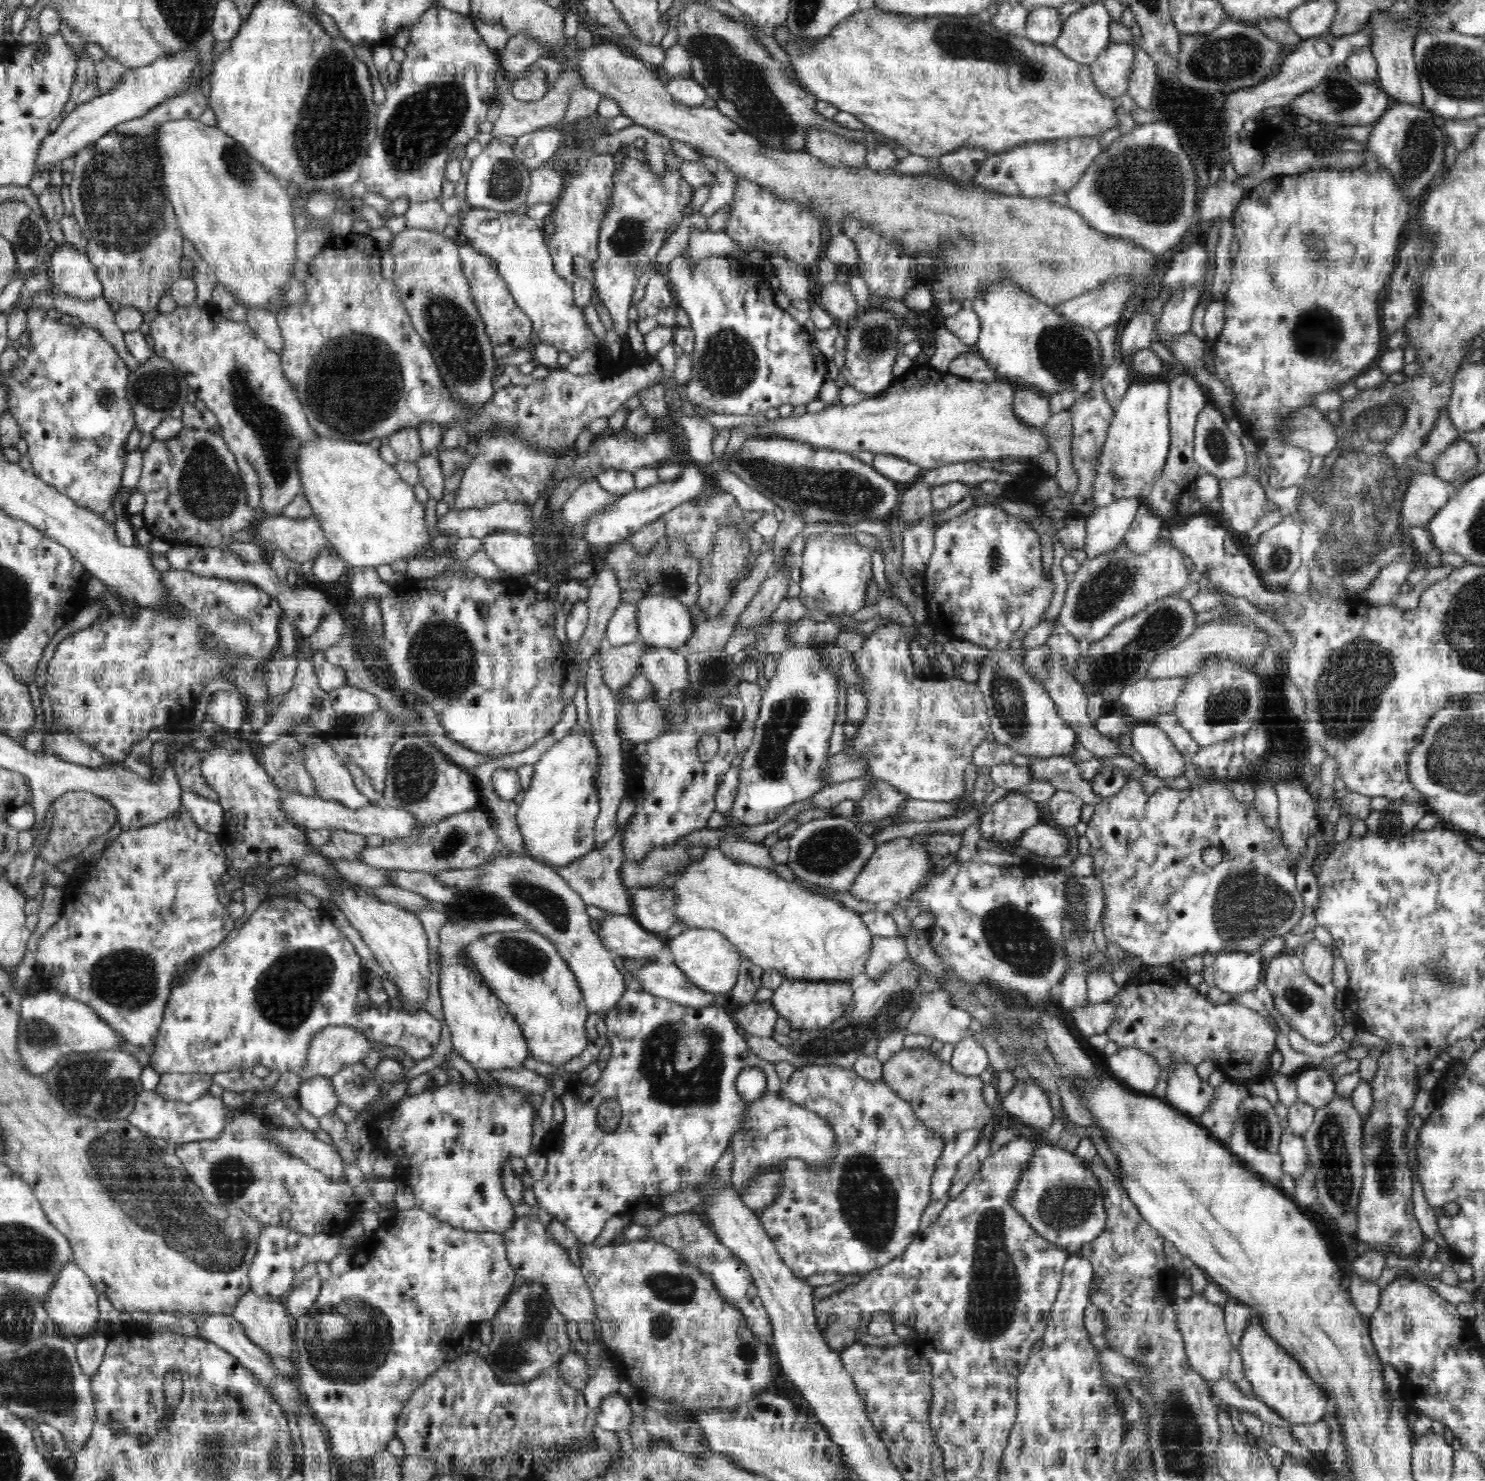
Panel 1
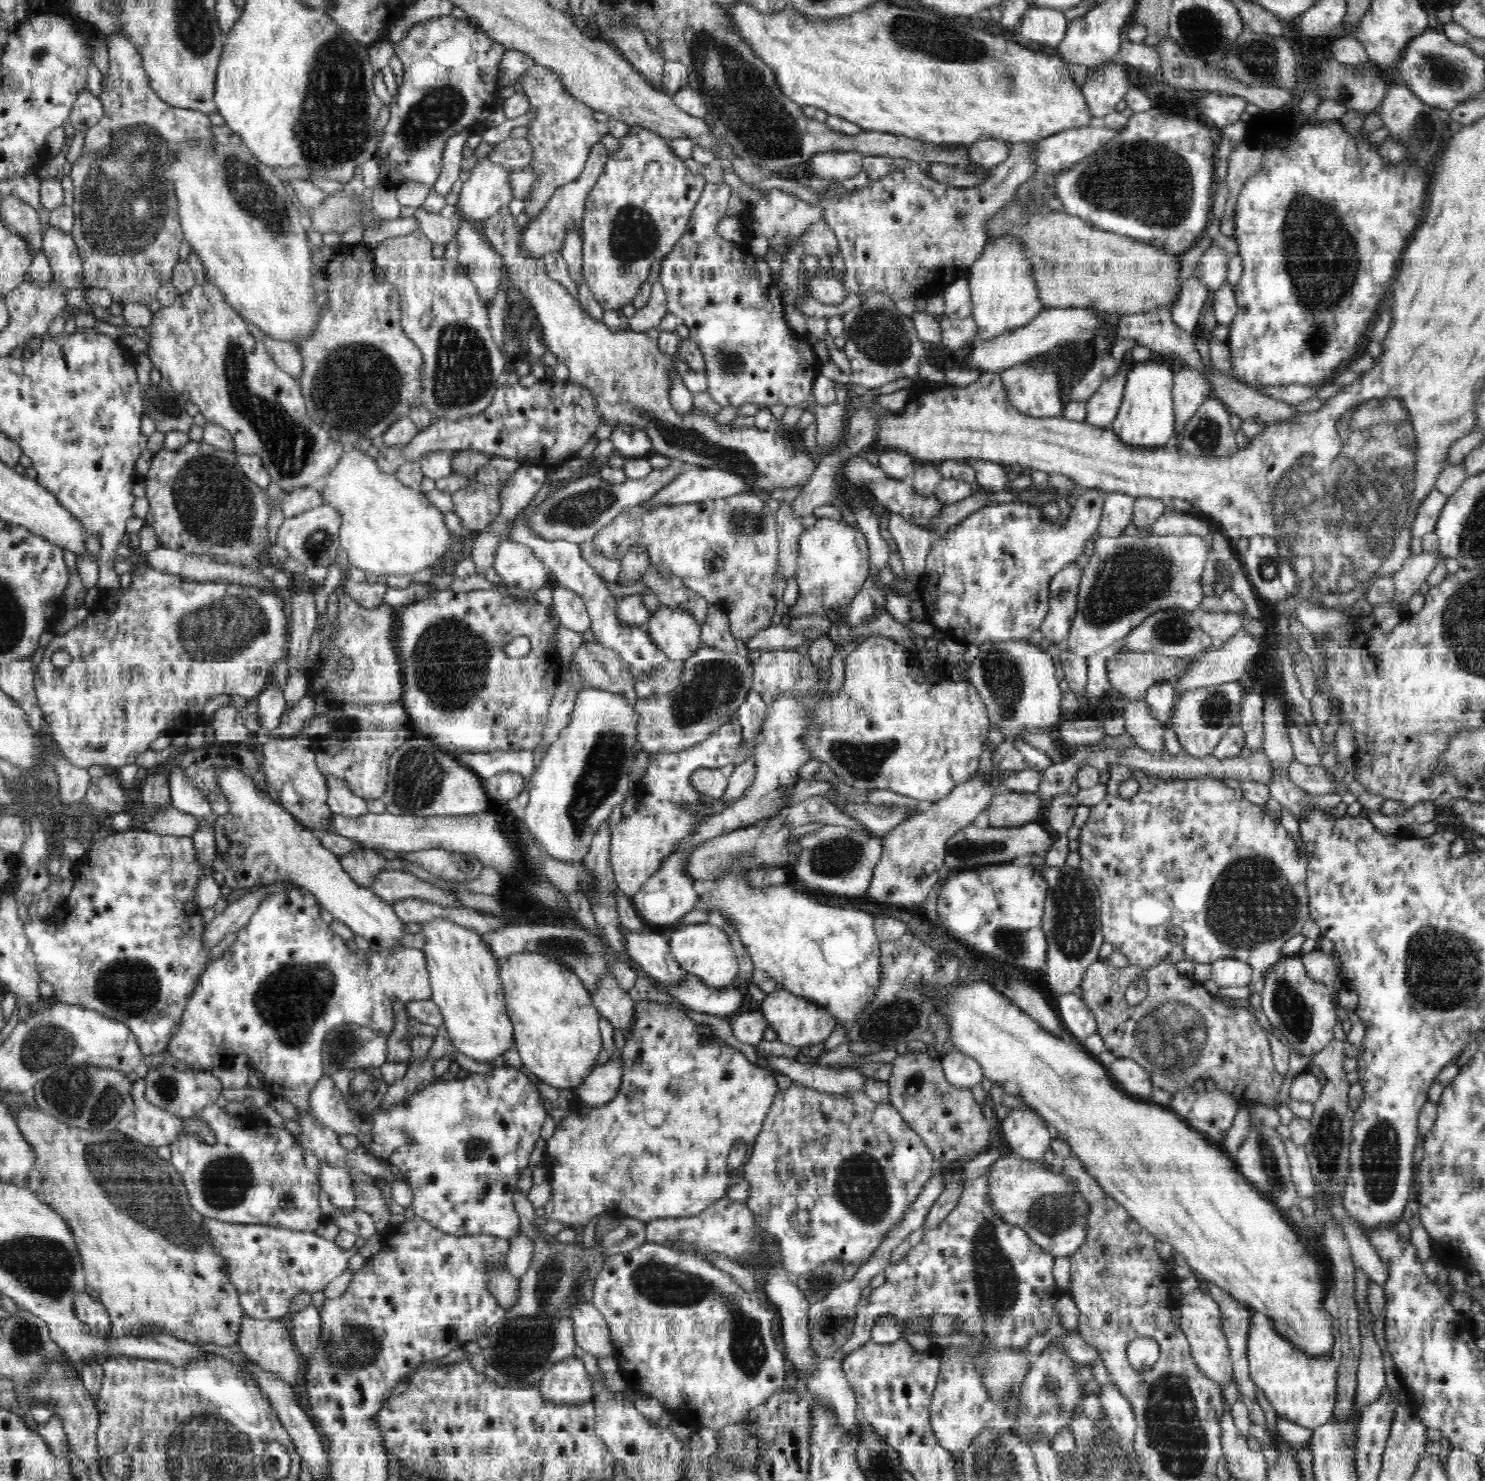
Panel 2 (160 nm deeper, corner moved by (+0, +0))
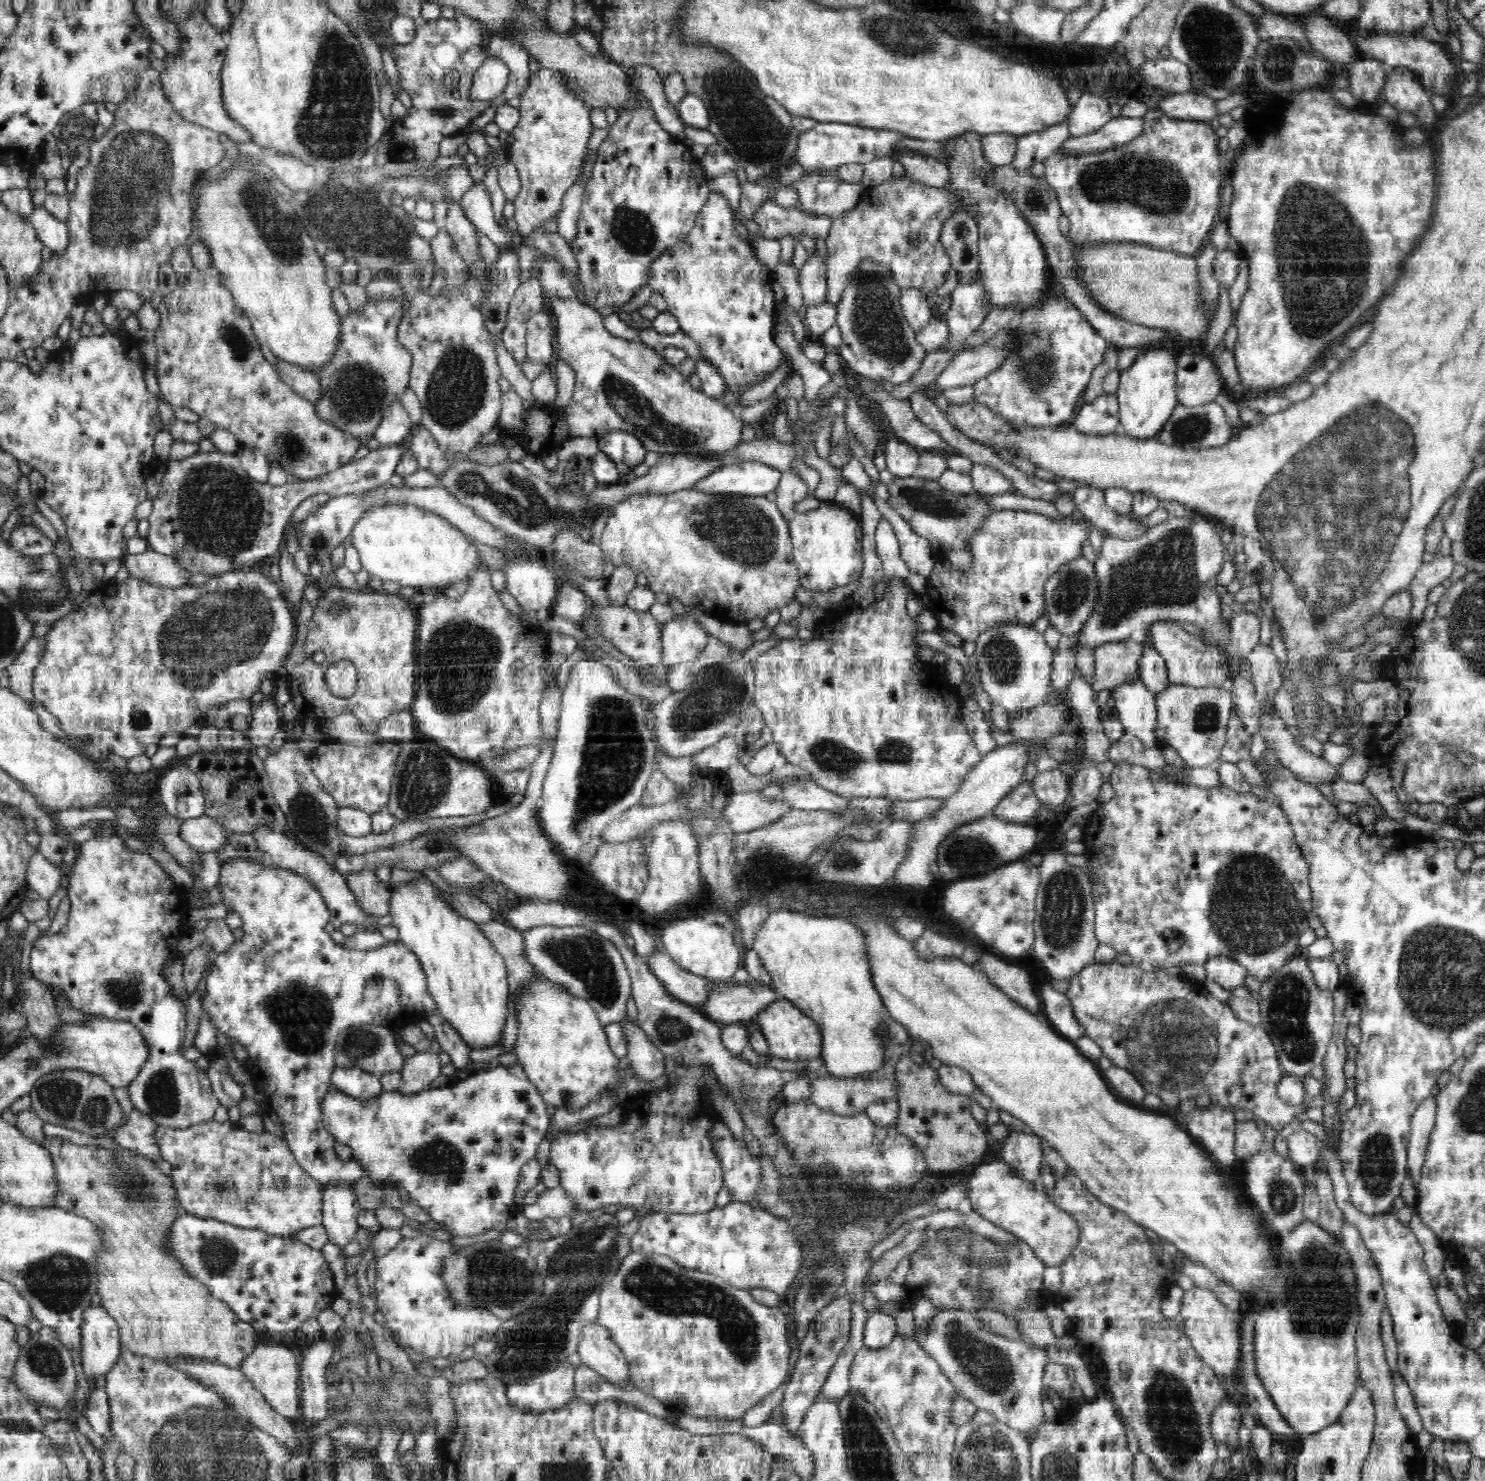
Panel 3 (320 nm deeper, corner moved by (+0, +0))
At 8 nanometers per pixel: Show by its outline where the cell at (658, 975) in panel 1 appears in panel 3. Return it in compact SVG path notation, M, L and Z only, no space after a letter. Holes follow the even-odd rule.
M754 980L744 985L717 983L701 1011L723 1025L740 1023L755 1019L777 999L772 984L762 986Z

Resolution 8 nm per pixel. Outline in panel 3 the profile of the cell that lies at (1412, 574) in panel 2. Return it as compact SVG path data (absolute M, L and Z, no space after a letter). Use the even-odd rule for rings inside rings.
M1452 555L1436 556L1433 561L1422 564L1418 568L1418 574L1414 576L1414 582L1410 584L1412 593L1412 612L1410 625L1424 624L1424 609L1428 592L1436 586L1440 586L1444 580L1448 580L1454 572L1456 561Z

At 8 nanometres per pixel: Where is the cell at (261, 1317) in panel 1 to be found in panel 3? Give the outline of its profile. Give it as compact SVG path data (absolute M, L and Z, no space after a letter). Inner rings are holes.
M261 1335L259 1343L253 1349L253 1352L240 1364L241 1371L245 1377L256 1387L256 1390L264 1396L266 1402L278 1413L291 1421L297 1422L299 1419L298 1410L300 1410L300 1395L298 1392L299 1384L299 1363L294 1357L294 1350L285 1346L285 1344L266 1342L261 1343Z

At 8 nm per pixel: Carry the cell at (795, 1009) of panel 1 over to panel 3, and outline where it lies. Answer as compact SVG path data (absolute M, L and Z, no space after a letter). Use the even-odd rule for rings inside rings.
M777 999L757 1016L757 1023L769 1046L770 1058L784 1060L812 1060L821 1056L822 1033L819 1024L804 1015L789 1000Z

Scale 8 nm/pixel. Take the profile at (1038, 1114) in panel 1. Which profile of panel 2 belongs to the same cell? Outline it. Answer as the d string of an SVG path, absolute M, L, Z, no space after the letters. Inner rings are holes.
M1029 1108L1012 1109L1008 1112L1006 1118L1001 1120L1002 1132L1004 1132L1004 1140L1010 1146L1011 1154L1018 1158L1026 1160L1038 1160L1043 1158L1044 1153L1048 1150L1054 1134L1047 1124Z

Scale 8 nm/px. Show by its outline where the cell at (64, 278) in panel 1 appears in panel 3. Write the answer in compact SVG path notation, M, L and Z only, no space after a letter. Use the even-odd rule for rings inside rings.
M35 206L28 219L44 246L50 248L55 253L54 256L62 256L69 241L66 223L58 220L42 206Z

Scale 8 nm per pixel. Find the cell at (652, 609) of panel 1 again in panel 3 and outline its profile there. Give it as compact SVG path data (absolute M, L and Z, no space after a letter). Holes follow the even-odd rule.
M676 616L662 625L661 662L668 666L696 660L706 648L710 634L692 616Z

